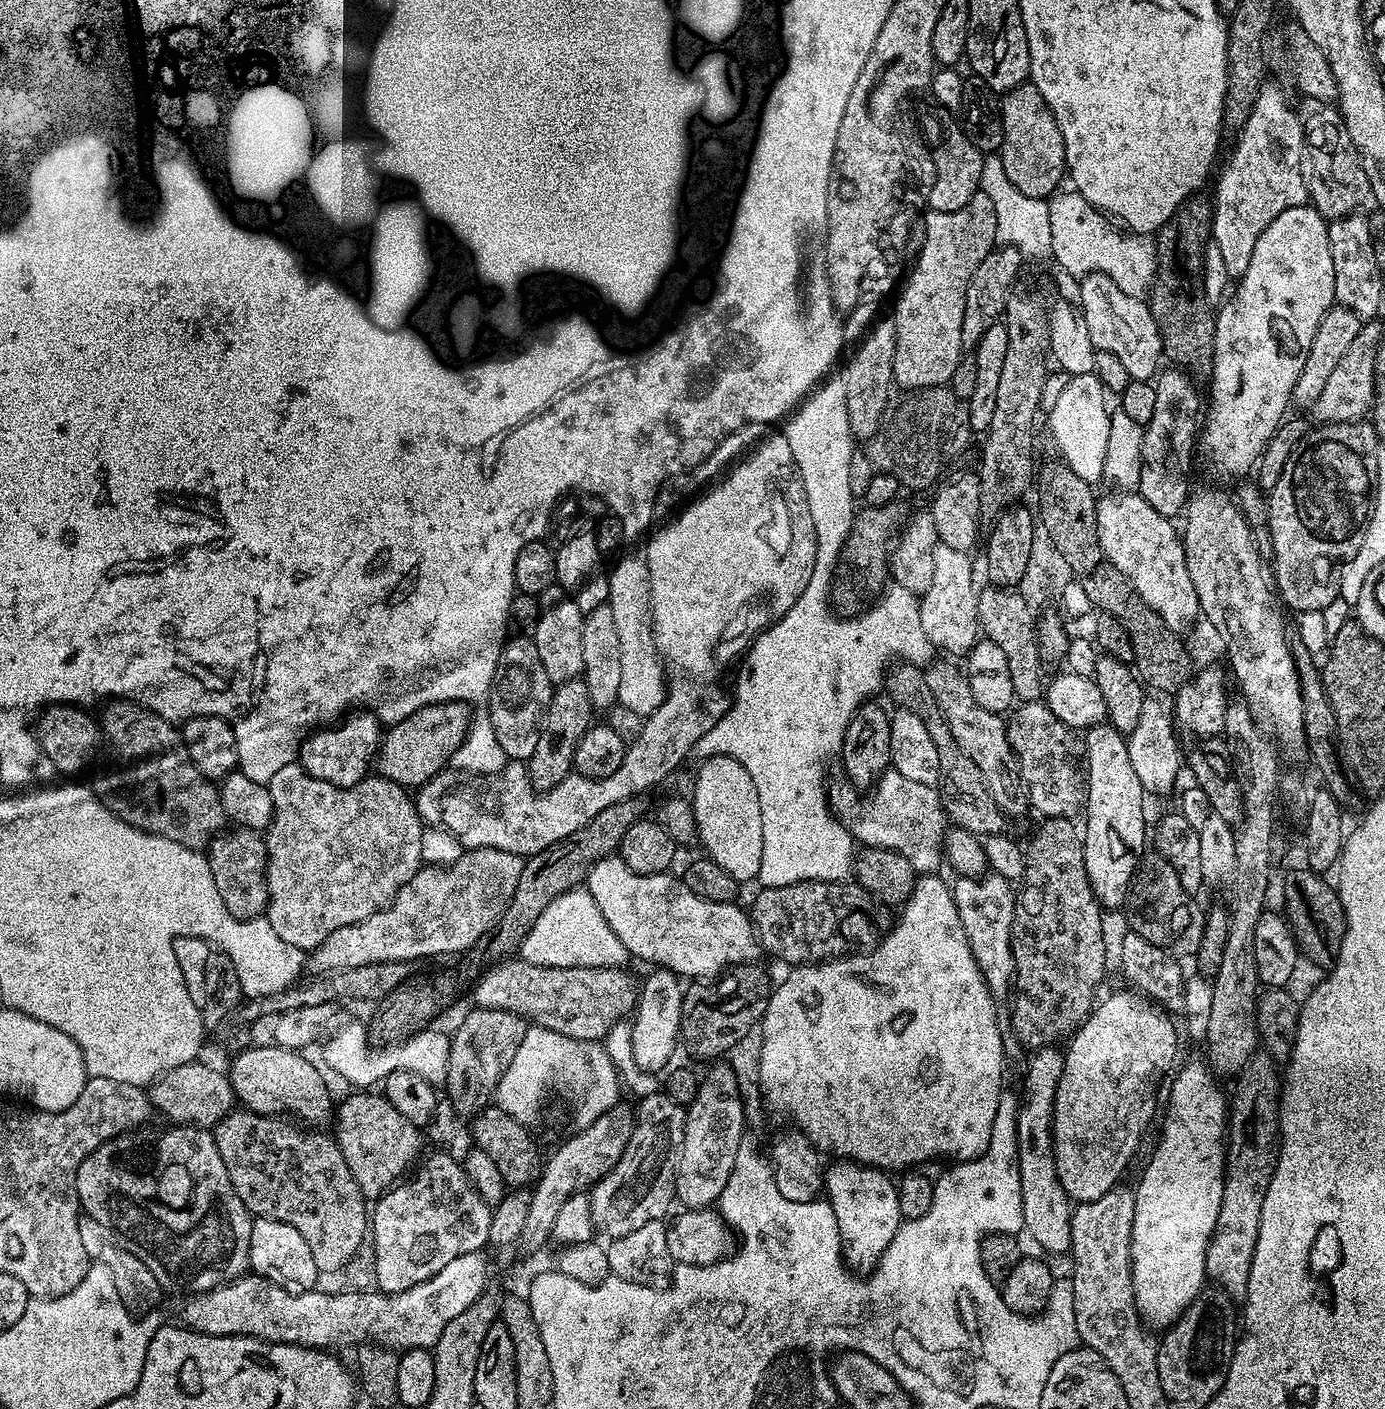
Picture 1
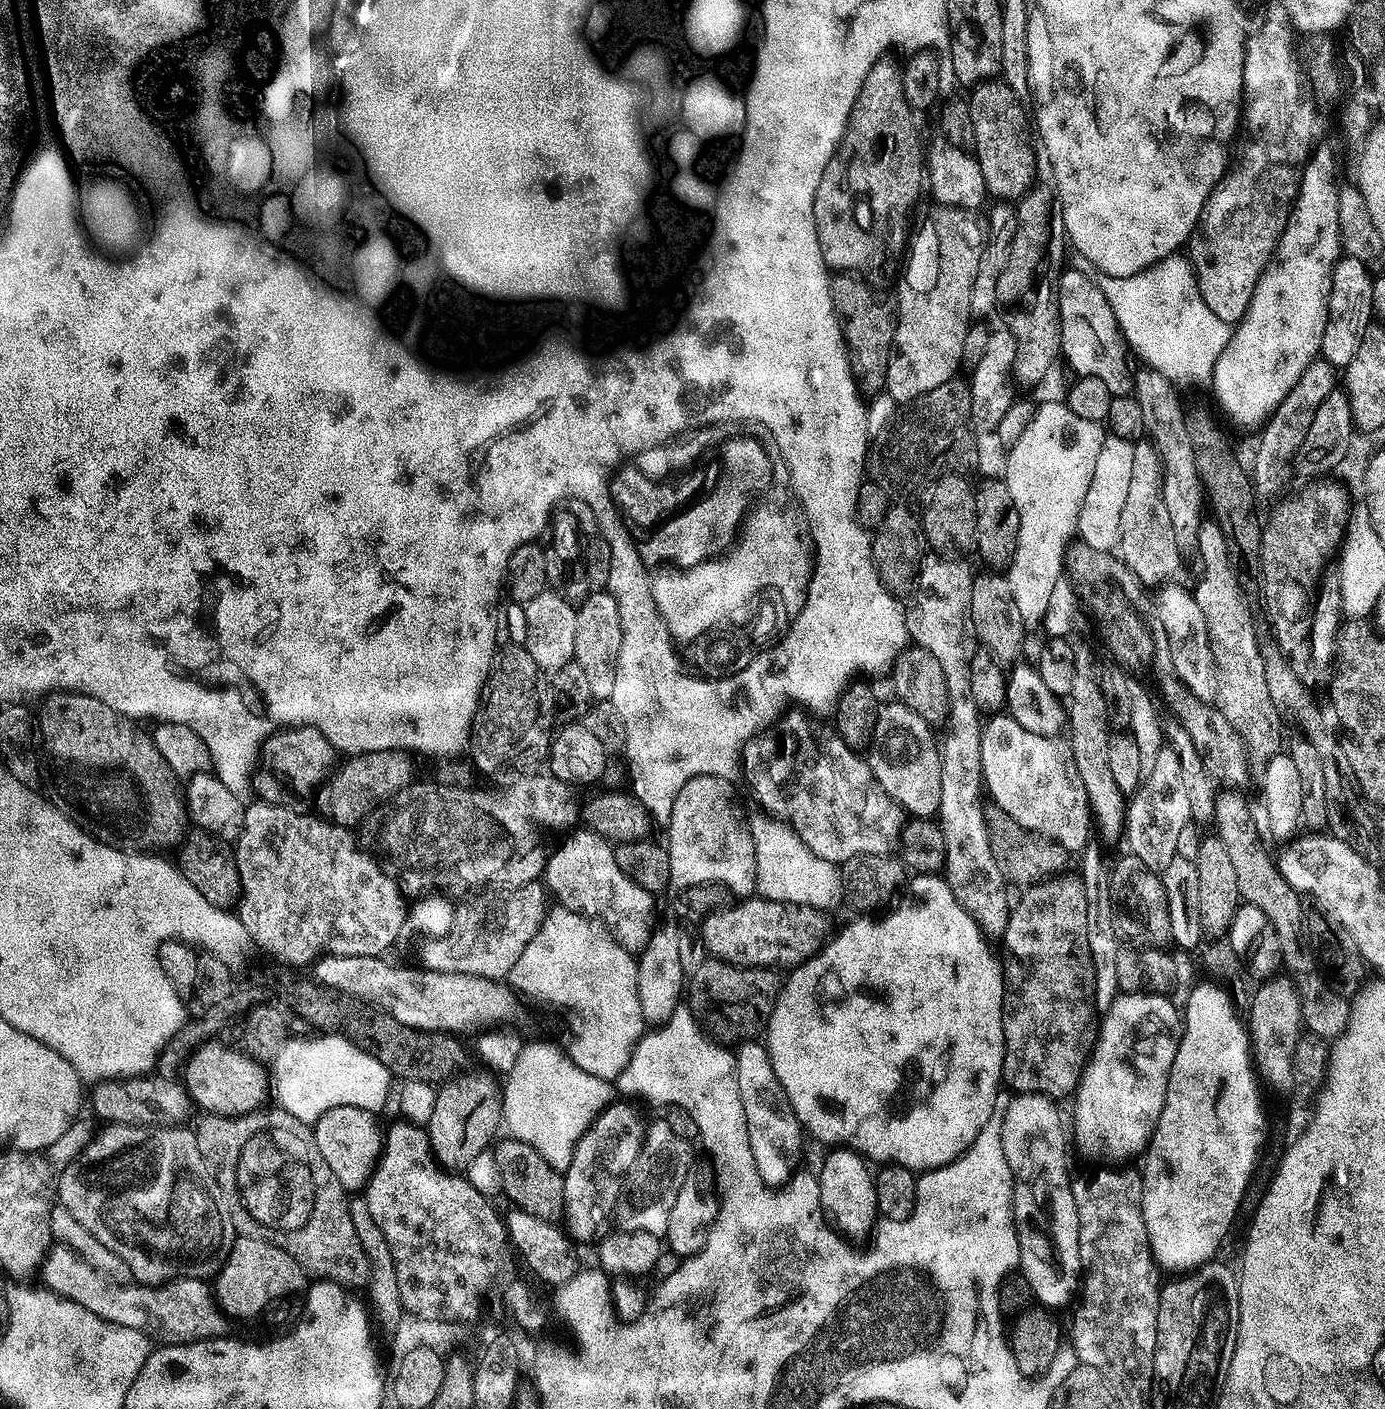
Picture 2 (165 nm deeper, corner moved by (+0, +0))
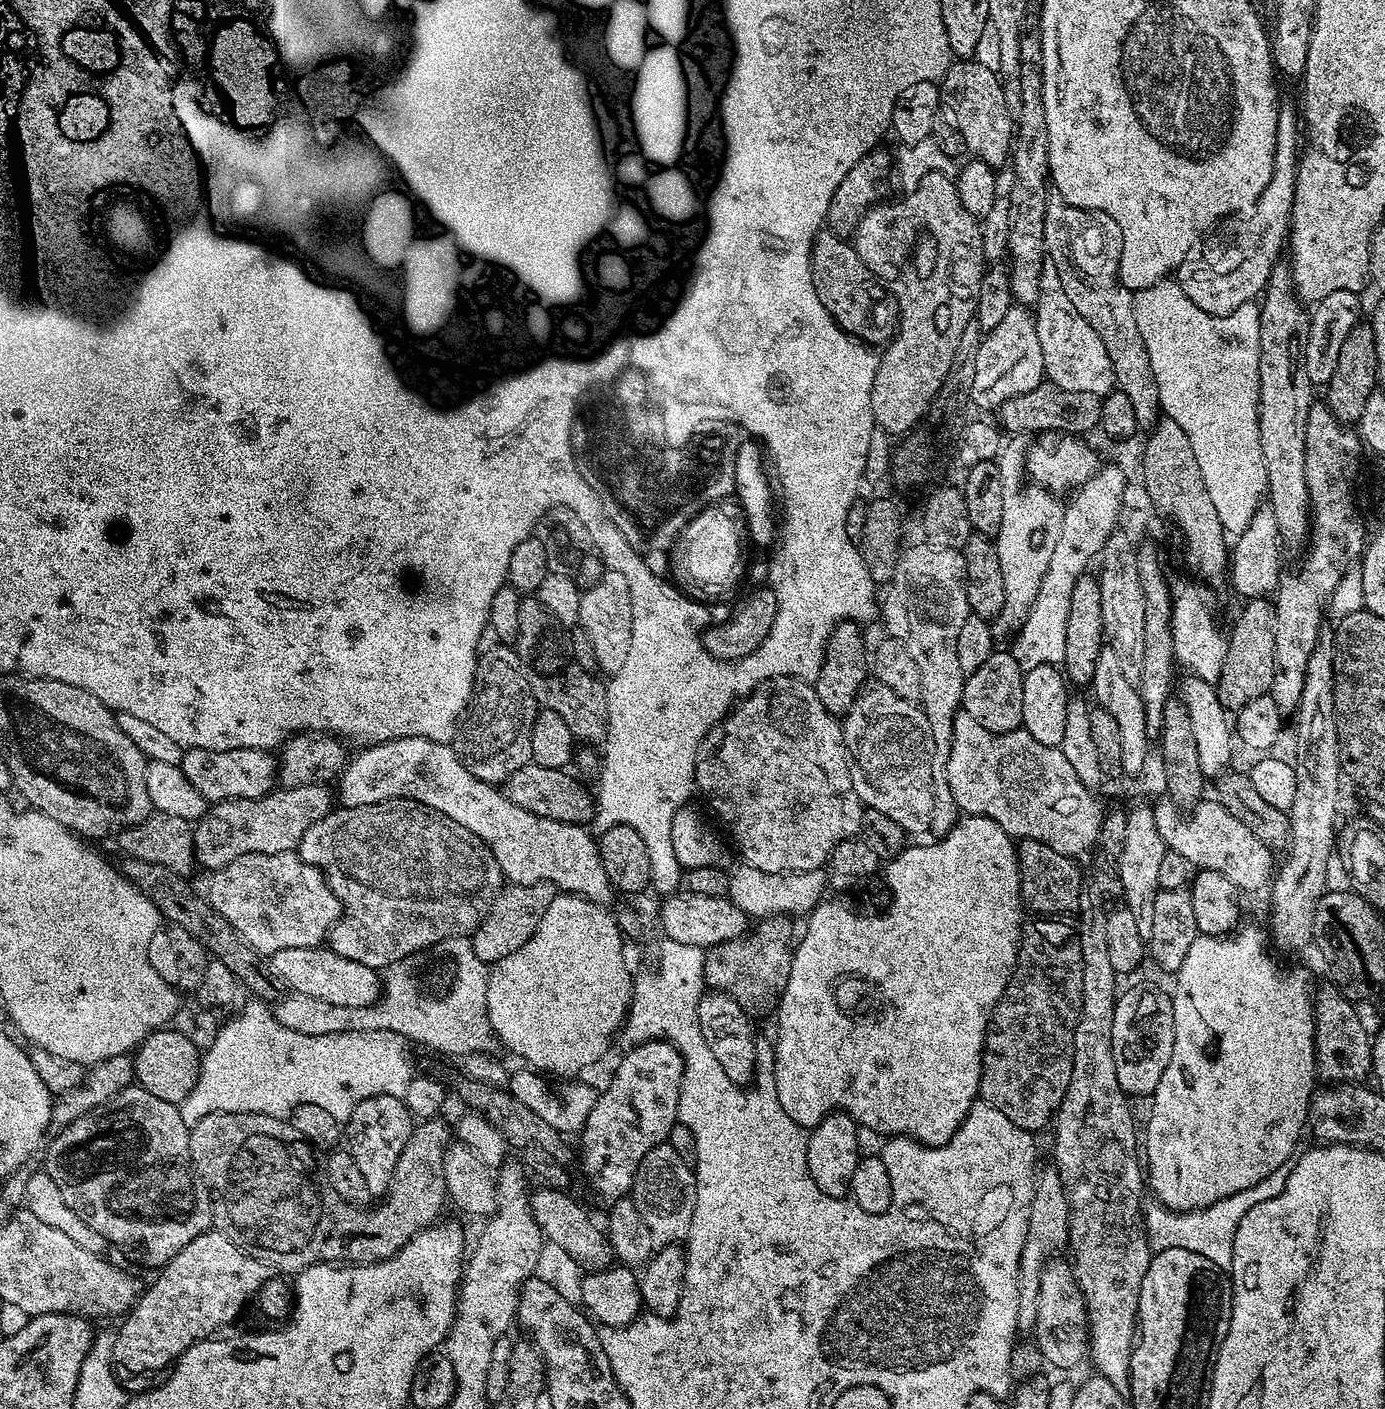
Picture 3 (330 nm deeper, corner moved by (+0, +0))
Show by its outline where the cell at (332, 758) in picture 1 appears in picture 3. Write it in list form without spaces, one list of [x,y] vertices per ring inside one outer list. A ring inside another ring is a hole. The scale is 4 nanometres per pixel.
[[[235,748],[234,750],[187,749],[181,755],[179,768],[185,780],[198,790],[204,801],[257,800],[265,796],[274,784],[274,760],[262,748]]]

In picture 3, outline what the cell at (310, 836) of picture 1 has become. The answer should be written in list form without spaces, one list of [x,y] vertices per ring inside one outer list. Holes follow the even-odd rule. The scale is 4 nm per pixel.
[[[295,851],[282,854],[246,854],[242,858],[234,858],[234,862],[224,868],[215,869],[211,876],[212,881],[208,884],[208,892],[206,891],[208,903],[253,950],[261,954],[323,945],[328,933],[342,915],[340,899],[332,893],[320,869],[307,864]]]

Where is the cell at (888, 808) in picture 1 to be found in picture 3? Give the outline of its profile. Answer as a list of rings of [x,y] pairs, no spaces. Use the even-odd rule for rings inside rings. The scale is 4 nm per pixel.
[[[779,676],[760,684],[753,692],[748,693],[729,711],[721,723],[714,725],[704,741],[696,750],[694,757],[694,788],[704,795],[712,812],[724,823],[736,852],[743,863],[766,875],[782,875],[784,873],[807,873],[823,869],[828,862],[828,855],[844,840],[855,837],[860,831],[862,805],[852,790],[852,781],[847,771],[840,768],[842,760],[842,724],[837,717],[829,715],[816,697],[816,689],[811,683],[795,680],[793,676]]]

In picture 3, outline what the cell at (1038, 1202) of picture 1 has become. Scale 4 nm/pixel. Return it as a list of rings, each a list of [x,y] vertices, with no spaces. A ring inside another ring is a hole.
[[[1053,1258],[1044,1265],[1038,1282],[1038,1302],[1036,1303],[1036,1322],[1034,1343],[1044,1355],[1045,1365],[1056,1368],[1076,1368],[1085,1363],[1089,1355],[1088,1311],[1084,1308],[1084,1296],[1080,1293],[1080,1283],[1072,1275],[1067,1263],[1059,1264]]]

